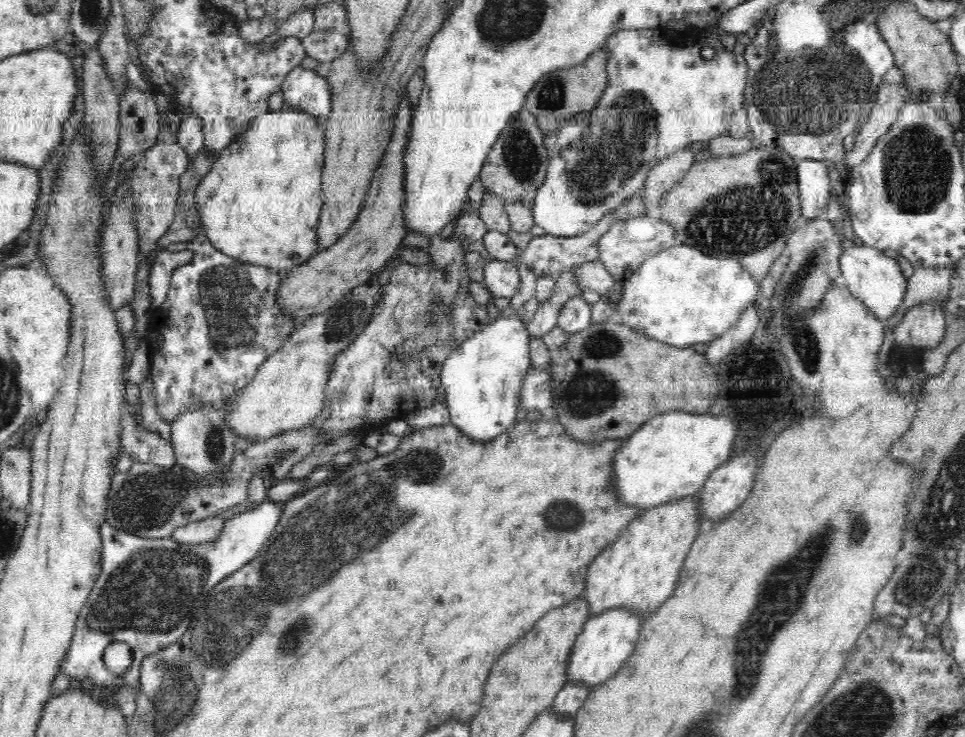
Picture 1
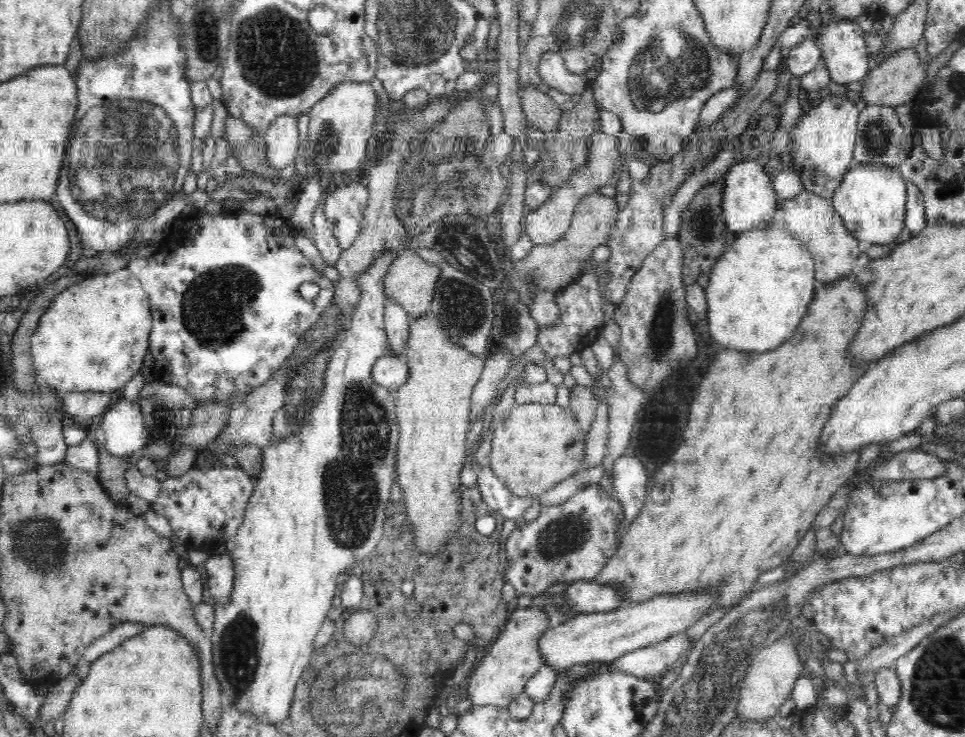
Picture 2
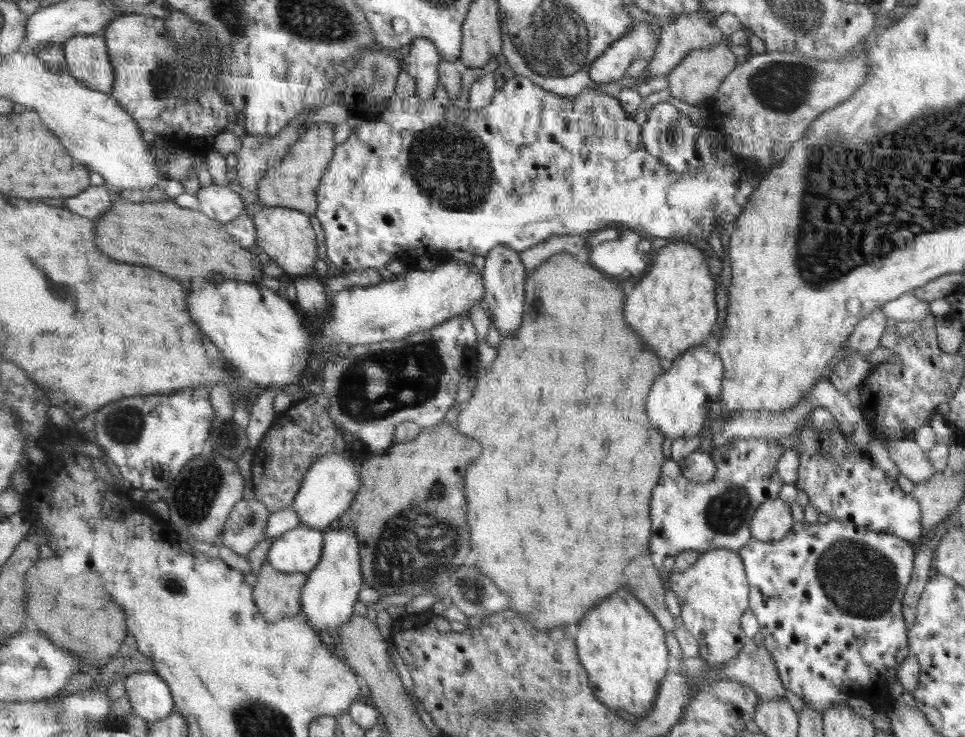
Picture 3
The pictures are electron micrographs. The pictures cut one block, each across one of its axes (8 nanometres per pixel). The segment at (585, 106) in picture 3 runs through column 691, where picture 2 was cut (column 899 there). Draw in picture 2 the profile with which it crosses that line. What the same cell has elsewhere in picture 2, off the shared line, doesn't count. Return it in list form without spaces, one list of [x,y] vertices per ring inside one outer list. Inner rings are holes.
[[[854,163],[834,191],[833,207],[846,229],[862,246],[895,242],[905,227],[907,184],[901,172],[887,166]]]

